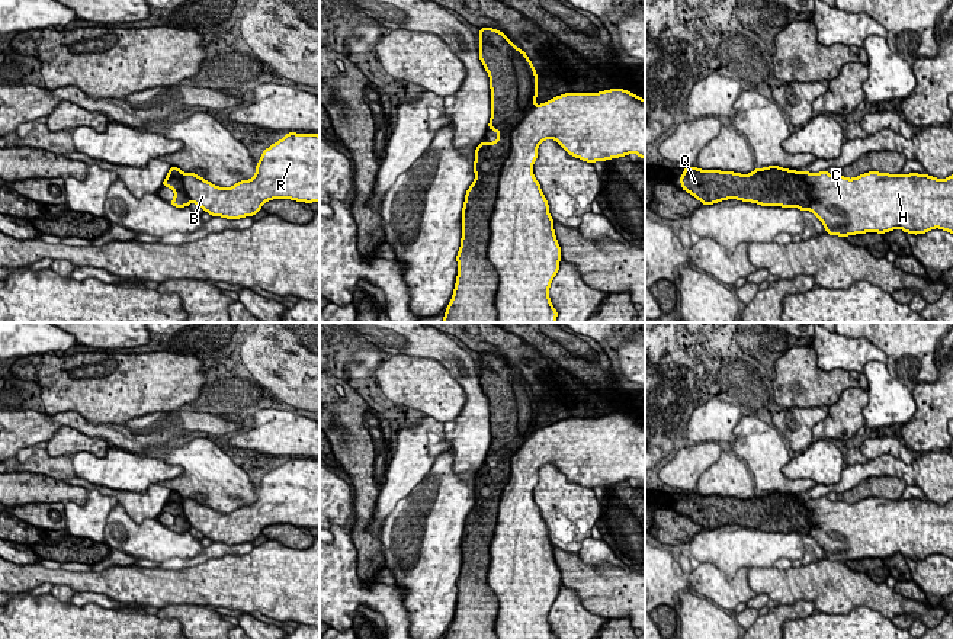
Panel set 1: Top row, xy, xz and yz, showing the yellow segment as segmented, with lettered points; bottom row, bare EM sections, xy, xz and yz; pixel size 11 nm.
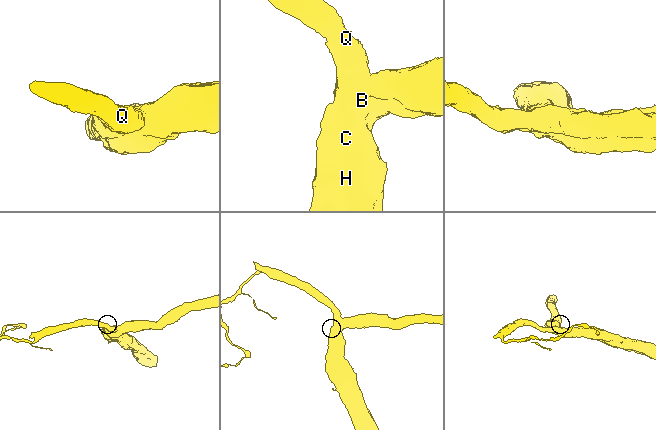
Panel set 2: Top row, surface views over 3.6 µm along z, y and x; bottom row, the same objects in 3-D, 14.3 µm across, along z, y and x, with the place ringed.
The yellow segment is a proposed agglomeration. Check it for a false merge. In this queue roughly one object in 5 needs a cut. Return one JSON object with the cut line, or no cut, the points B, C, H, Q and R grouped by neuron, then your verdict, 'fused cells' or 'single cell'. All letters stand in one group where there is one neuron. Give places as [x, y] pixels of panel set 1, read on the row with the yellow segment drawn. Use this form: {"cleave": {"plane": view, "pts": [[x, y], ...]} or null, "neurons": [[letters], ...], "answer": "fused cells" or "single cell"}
{"cleave": null, "neurons": [["B", "C", "H", "Q", "R"]], "answer": "single cell"}

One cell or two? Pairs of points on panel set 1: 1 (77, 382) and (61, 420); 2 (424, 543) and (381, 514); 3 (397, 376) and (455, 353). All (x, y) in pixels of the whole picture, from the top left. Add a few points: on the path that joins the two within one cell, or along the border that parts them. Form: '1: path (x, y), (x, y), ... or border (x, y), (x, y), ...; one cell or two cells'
1: border (45, 411), (48, 414), (77, 411), (96, 424); two cells
2: border (410, 493), (397, 503), (382, 523); two cells
3: border (401, 353), (438, 360), (459, 384); two cells

